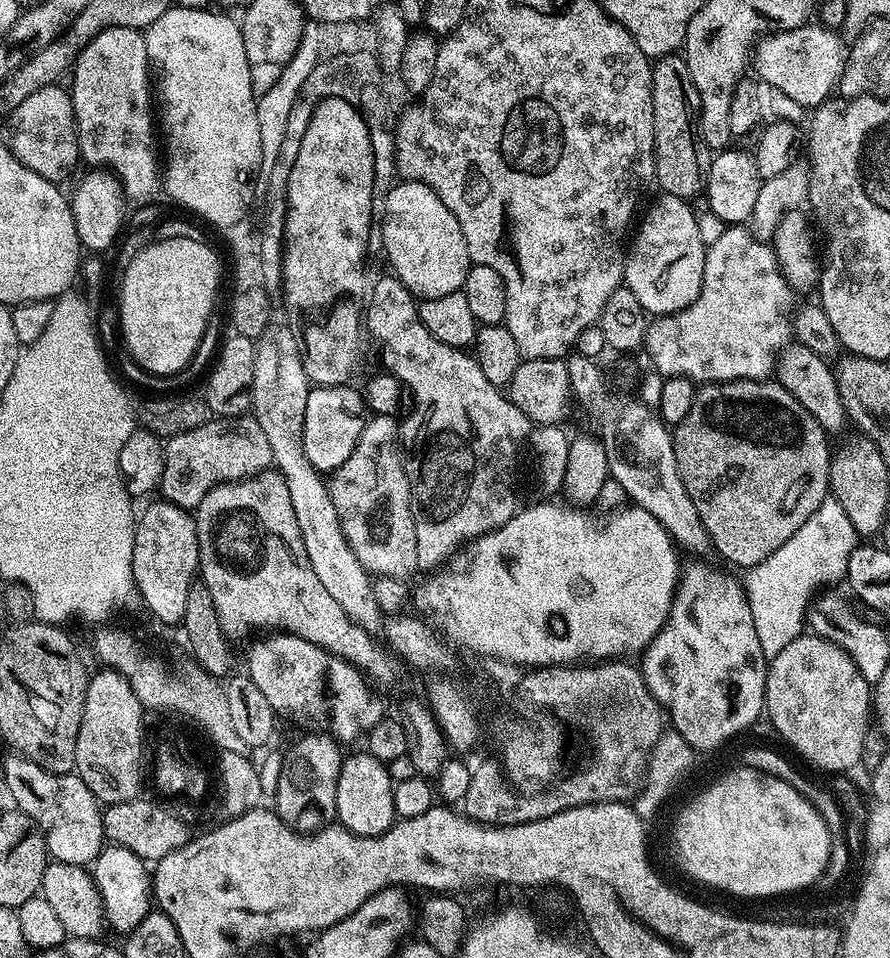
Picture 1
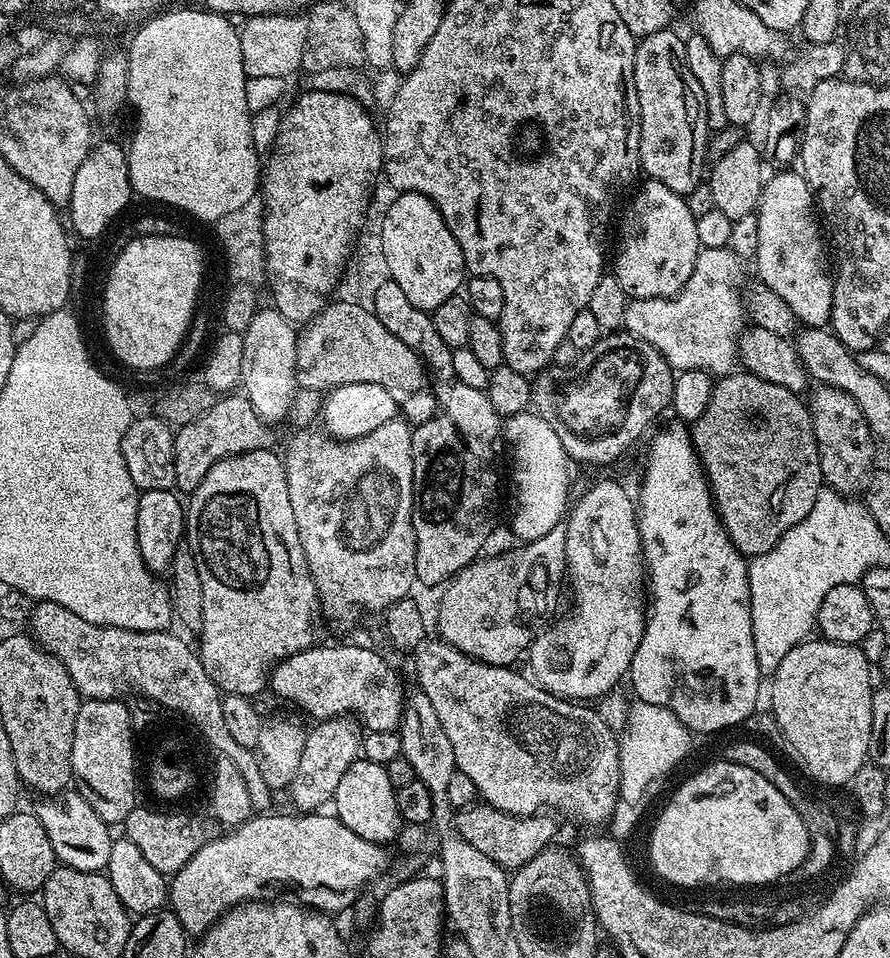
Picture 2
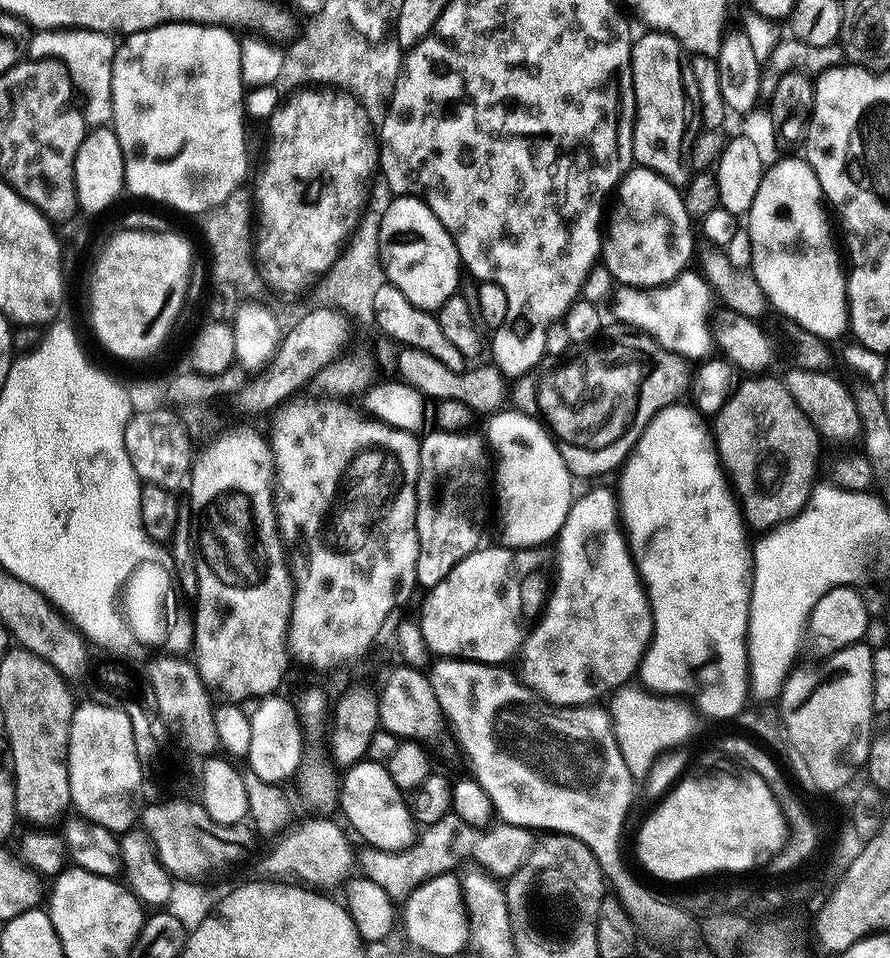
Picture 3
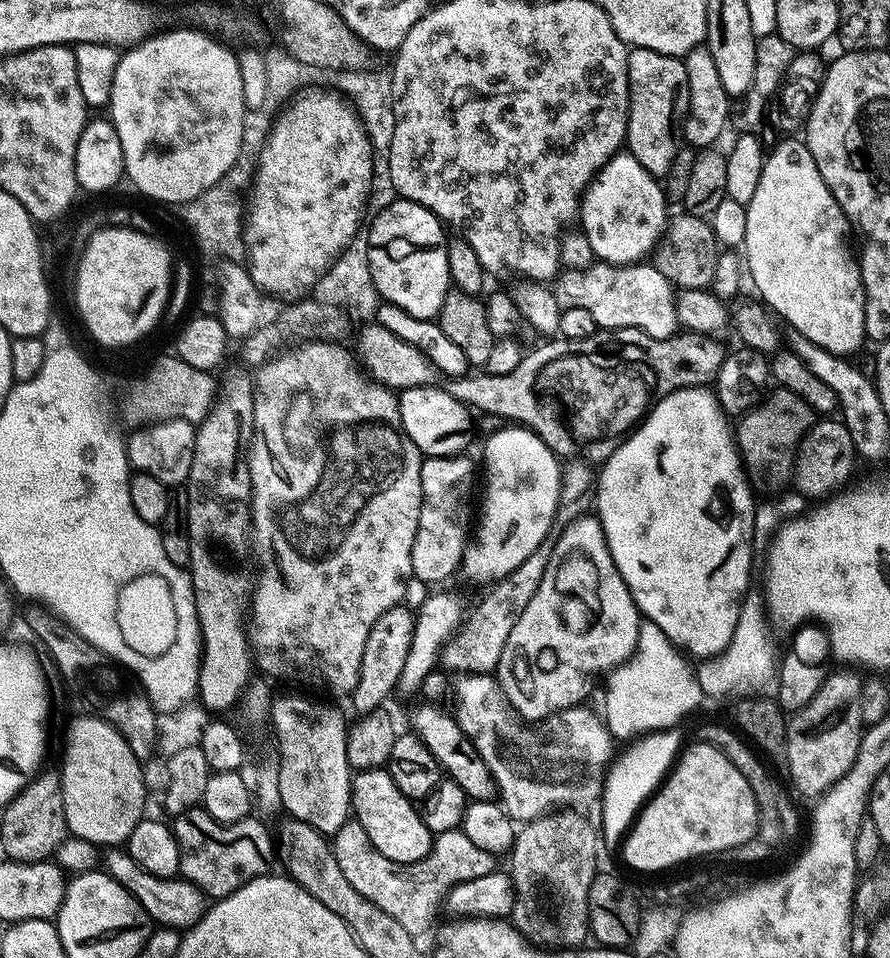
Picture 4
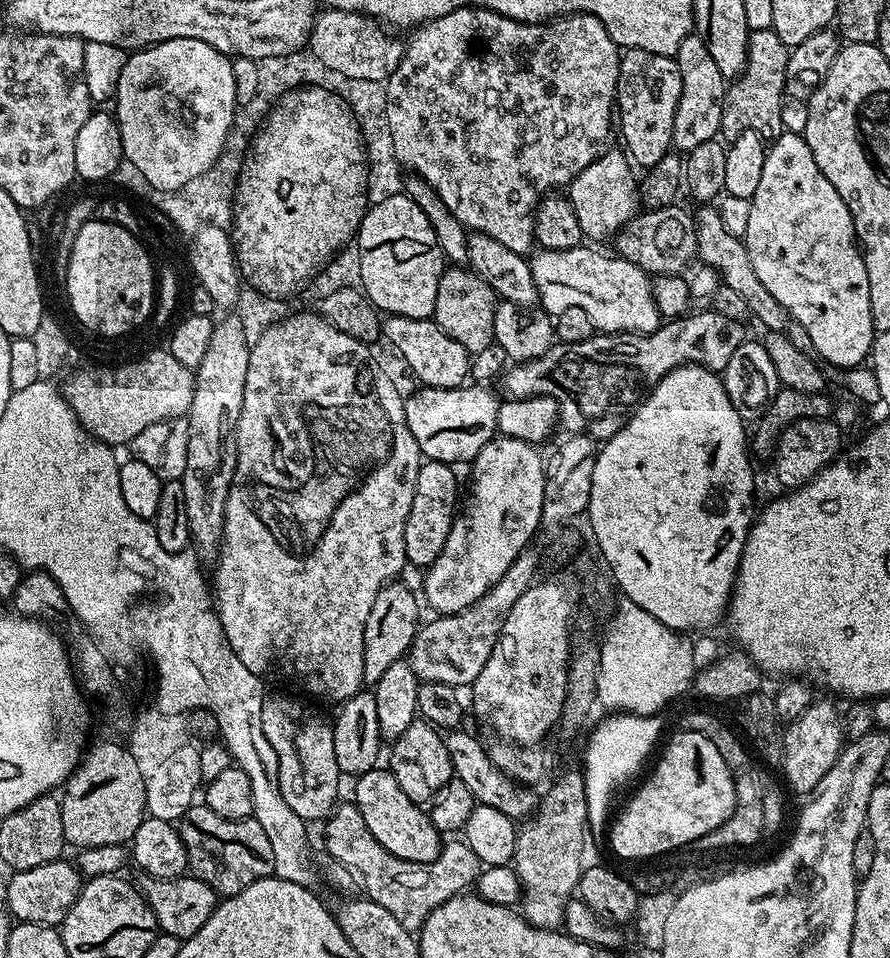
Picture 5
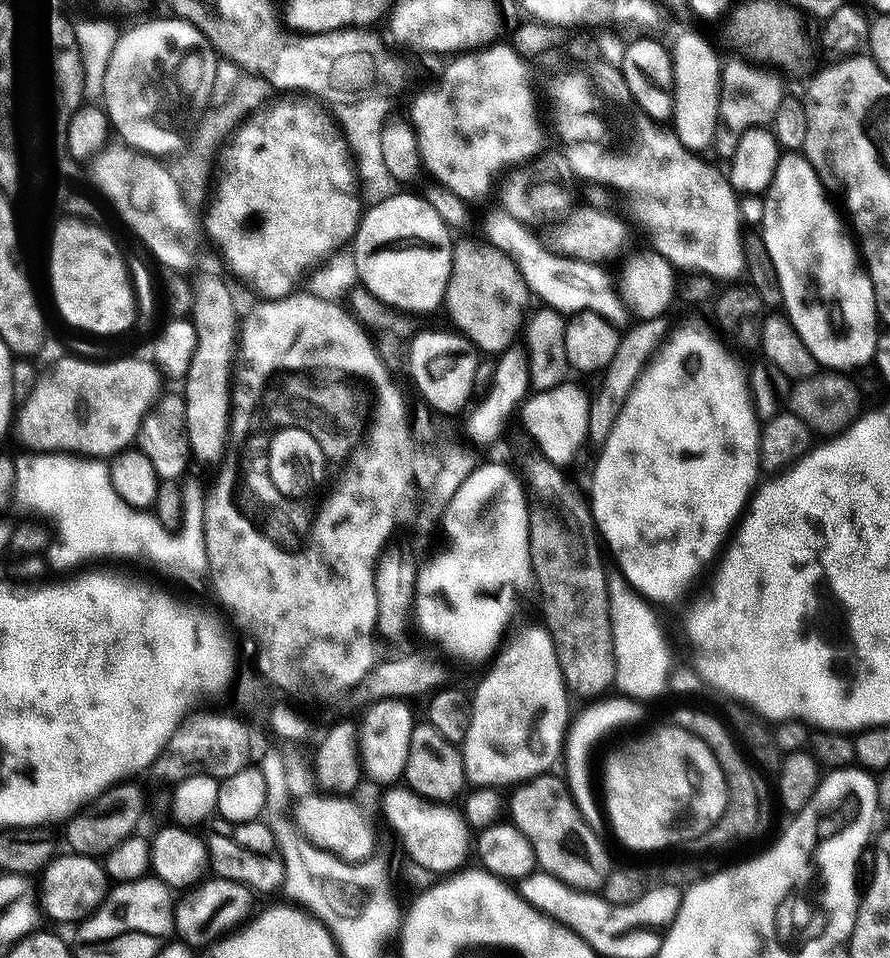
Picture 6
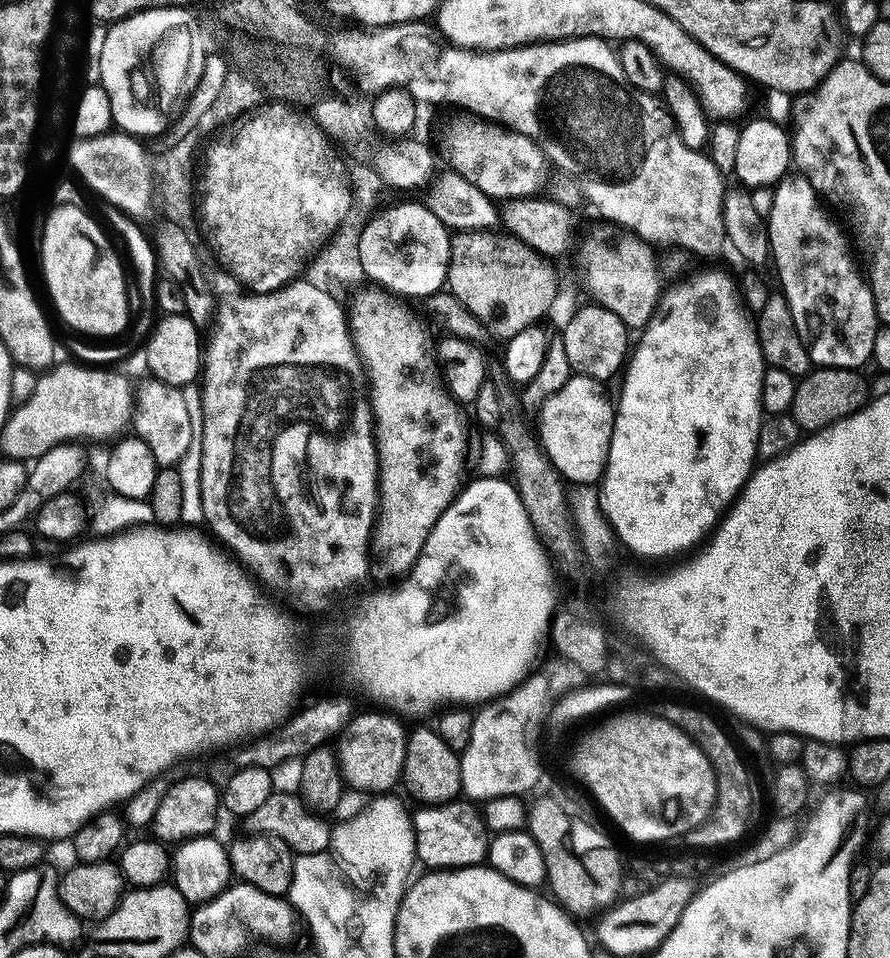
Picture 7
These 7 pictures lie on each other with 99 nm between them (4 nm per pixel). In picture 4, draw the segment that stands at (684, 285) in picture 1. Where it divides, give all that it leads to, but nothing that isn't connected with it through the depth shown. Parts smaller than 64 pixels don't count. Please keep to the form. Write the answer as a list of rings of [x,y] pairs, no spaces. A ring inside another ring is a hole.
[[[621,150],[612,156],[610,162],[592,179],[592,183],[584,189],[578,224],[581,224],[579,227],[589,240],[597,261],[618,265],[639,264],[655,253],[670,220],[670,211],[668,212],[660,184],[661,181],[649,174],[646,166],[642,166],[642,162],[638,162],[638,158],[634,158],[627,150]]]

